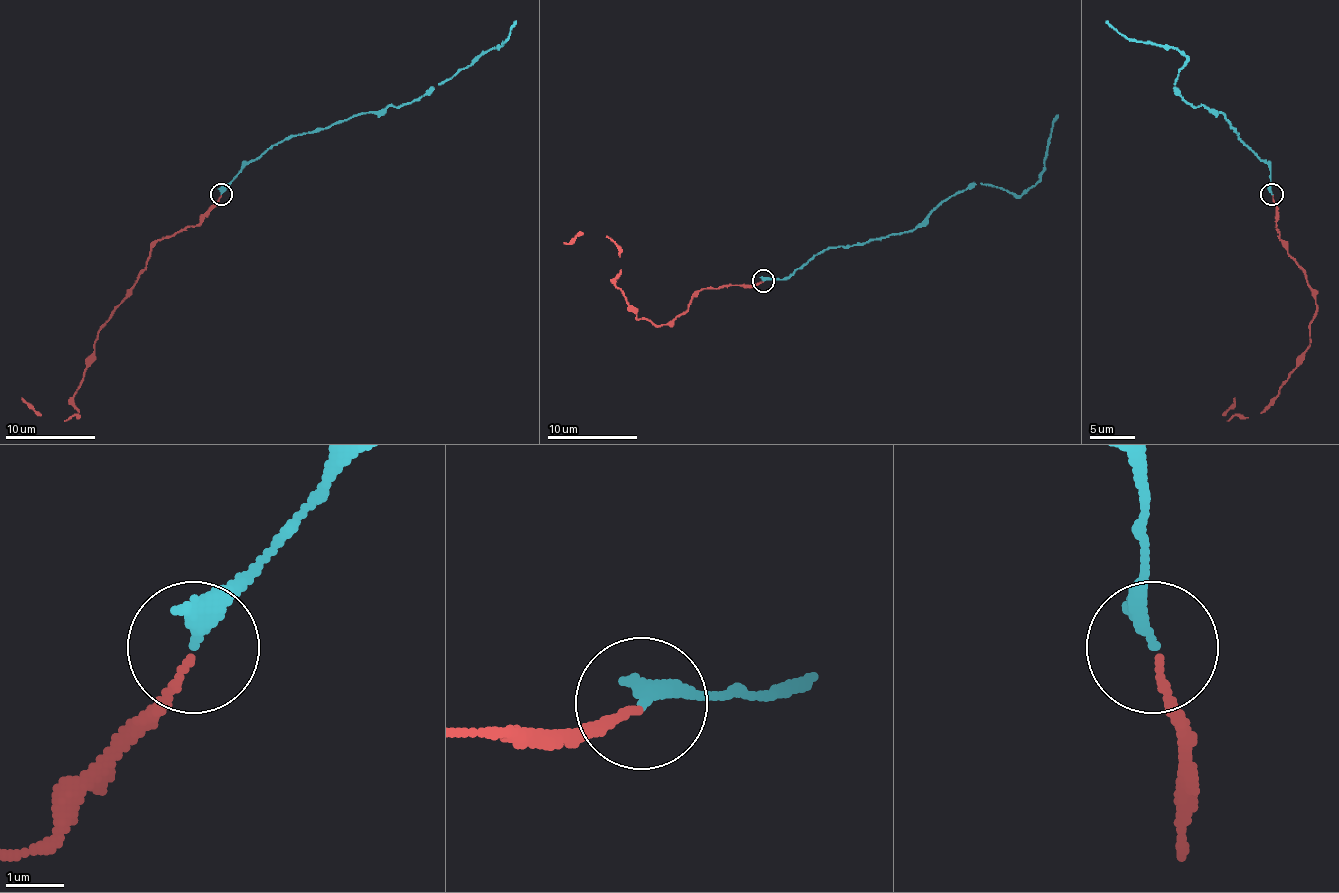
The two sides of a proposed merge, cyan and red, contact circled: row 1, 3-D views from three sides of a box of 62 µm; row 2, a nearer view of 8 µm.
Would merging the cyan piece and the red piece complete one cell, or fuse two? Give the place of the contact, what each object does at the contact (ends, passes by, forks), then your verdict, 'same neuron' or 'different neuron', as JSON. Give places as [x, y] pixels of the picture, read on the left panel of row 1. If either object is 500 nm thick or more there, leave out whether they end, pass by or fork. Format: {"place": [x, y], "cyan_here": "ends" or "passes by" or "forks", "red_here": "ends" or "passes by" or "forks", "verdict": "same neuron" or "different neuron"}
{"place": [221, 194], "cyan_here": "ends", "red_here": "ends", "verdict": "same neuron"}

